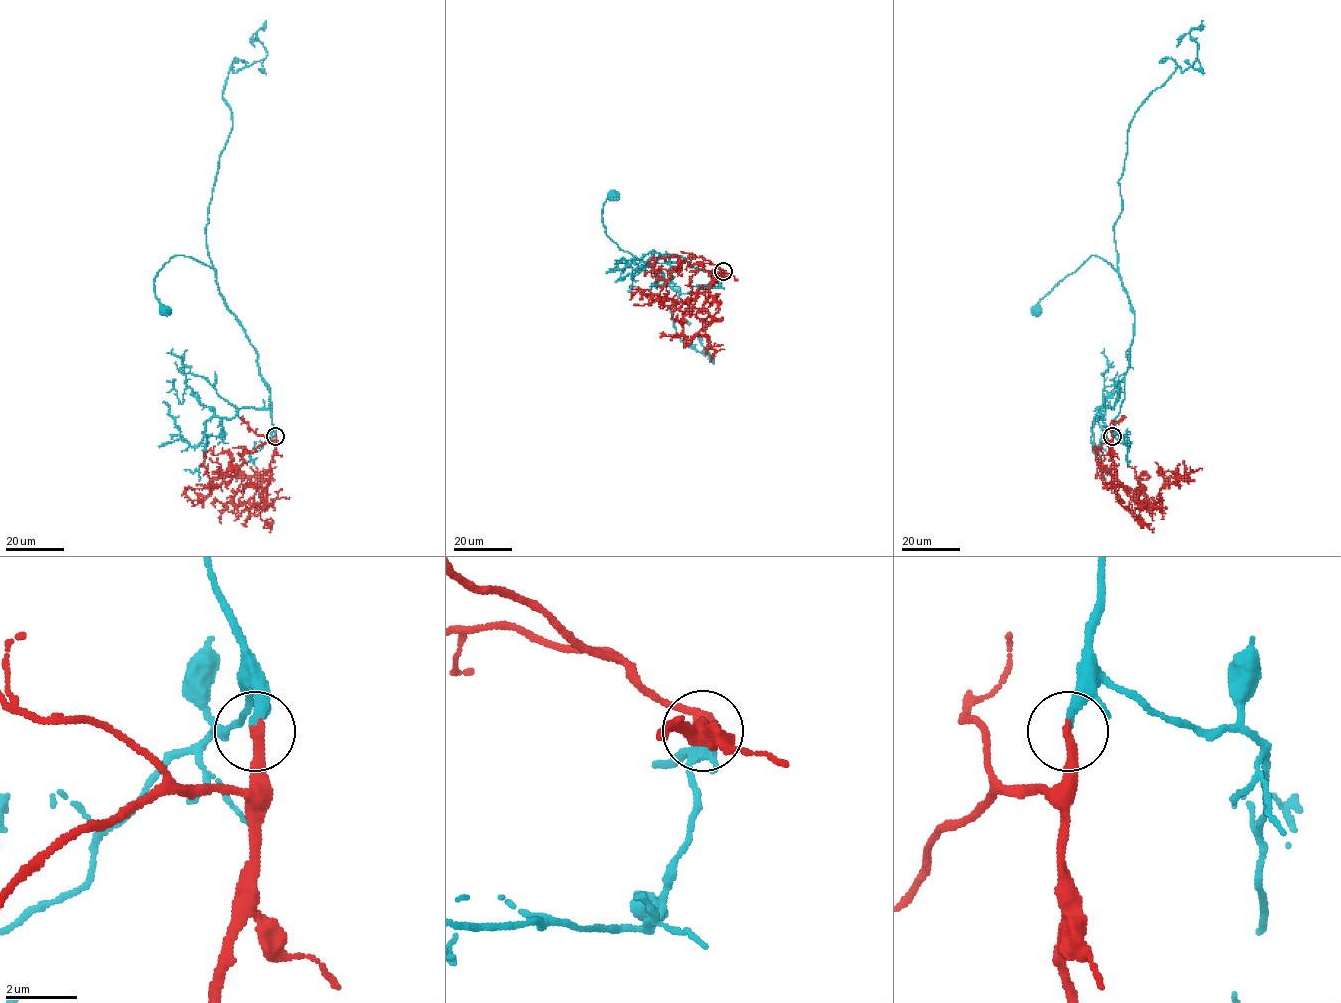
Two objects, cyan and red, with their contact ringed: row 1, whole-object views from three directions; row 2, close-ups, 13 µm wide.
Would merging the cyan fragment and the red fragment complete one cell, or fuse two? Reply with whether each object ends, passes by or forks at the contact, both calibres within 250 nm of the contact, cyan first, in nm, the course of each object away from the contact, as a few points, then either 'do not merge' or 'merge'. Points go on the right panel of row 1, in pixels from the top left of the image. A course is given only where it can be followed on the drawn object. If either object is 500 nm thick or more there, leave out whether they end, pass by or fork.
cyan ends; red ends; calibres 220 and 300 nm; course cyan (1112, 436), (1124, 398), (1134, 322), (1120, 275), (1101, 258), (1090, 256), (1044, 296), (1036, 310); course red (1112, 436), (1117, 481), (1130, 495), (1148, 505), (1160, 498), (1168, 477), (1181, 477), (1163, 472), (1155, 462); do not merge

